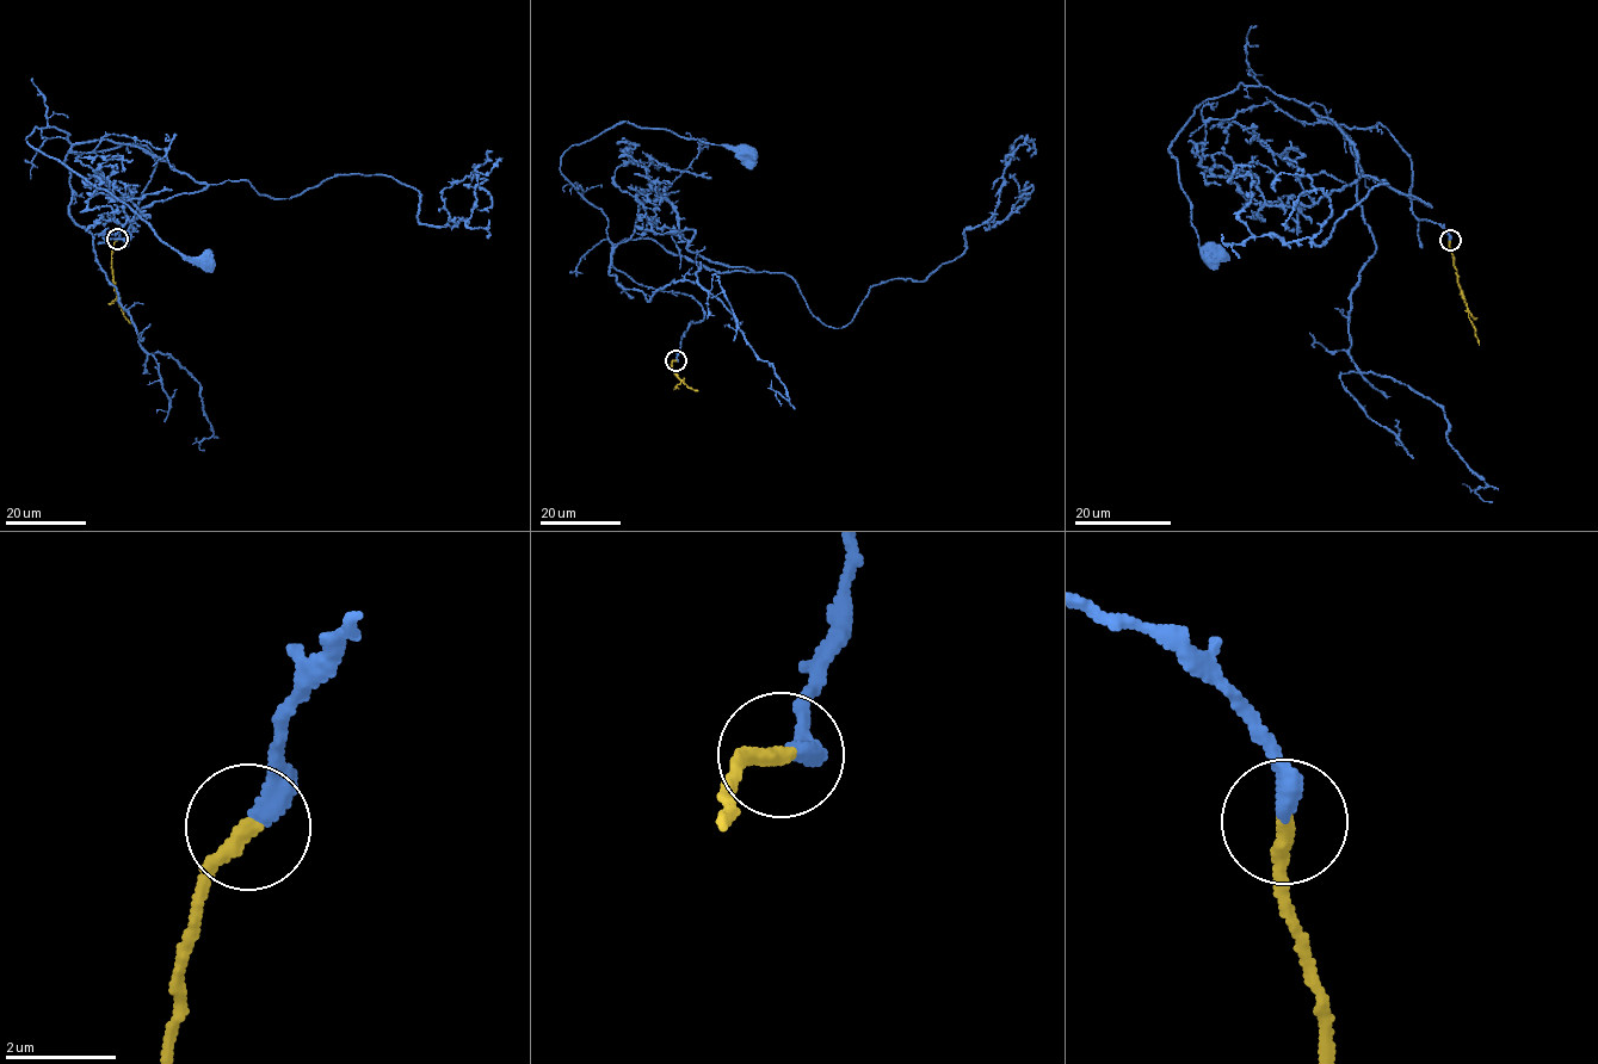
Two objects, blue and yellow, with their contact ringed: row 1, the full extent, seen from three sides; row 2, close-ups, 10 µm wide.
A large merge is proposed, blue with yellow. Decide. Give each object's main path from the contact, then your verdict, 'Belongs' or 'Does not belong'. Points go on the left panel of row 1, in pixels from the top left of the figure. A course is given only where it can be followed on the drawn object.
Course of blue: (117, 239), (154, 155), (139, 143), (74, 154), (68, 134), (36, 127), (29, 143), (205, 261). Course of yellow: (117, 239), (111, 255), (112, 284), (123, 314), (130, 325). Belongs

